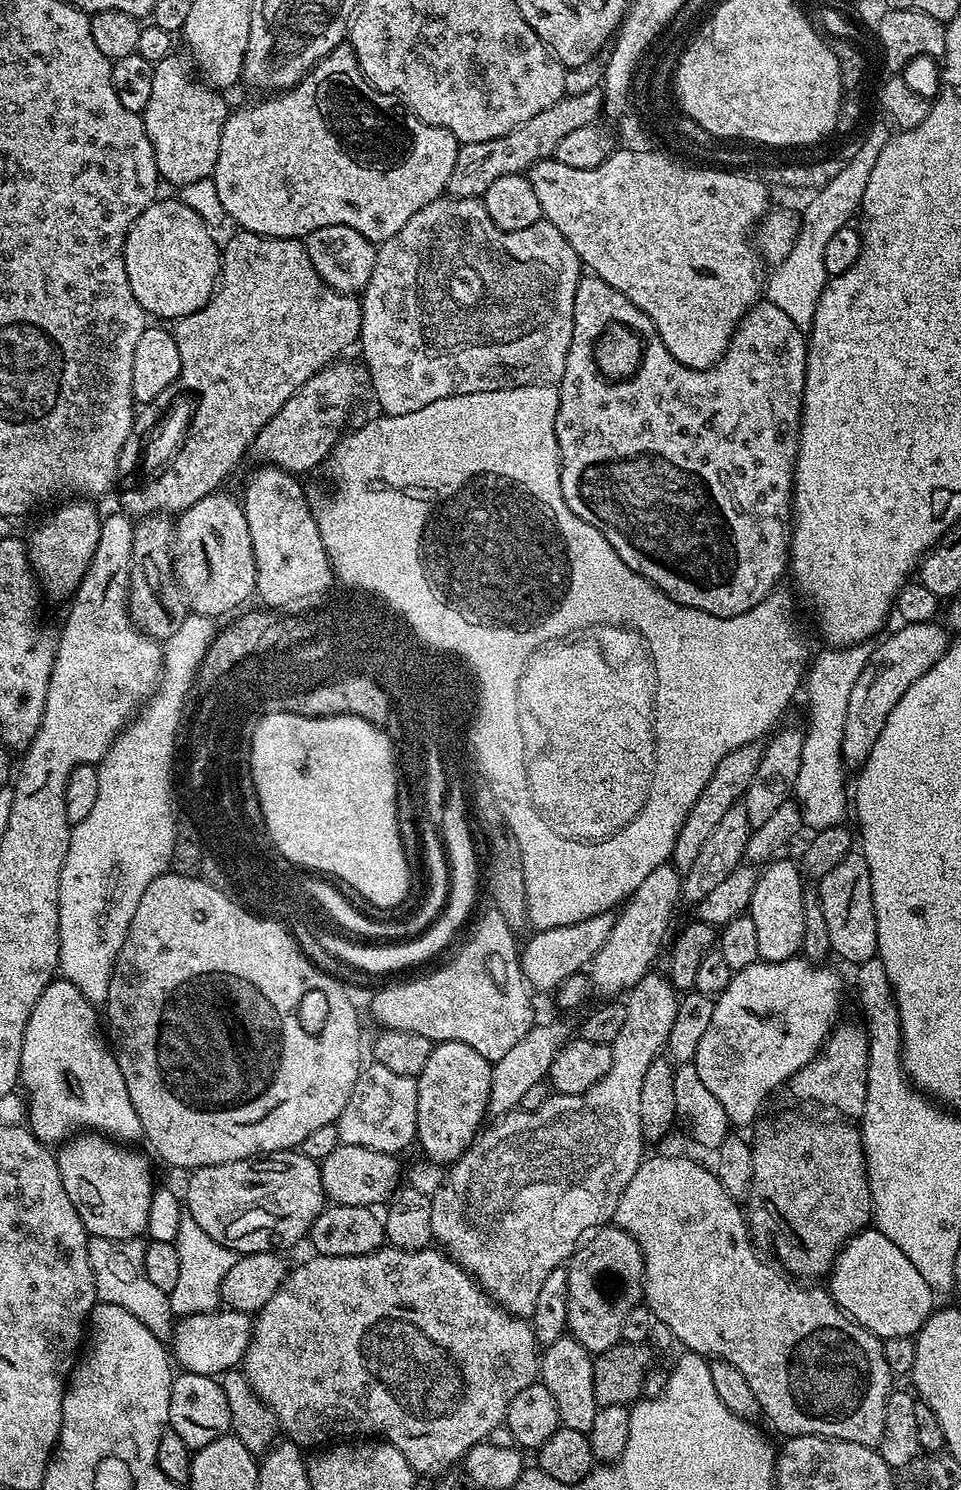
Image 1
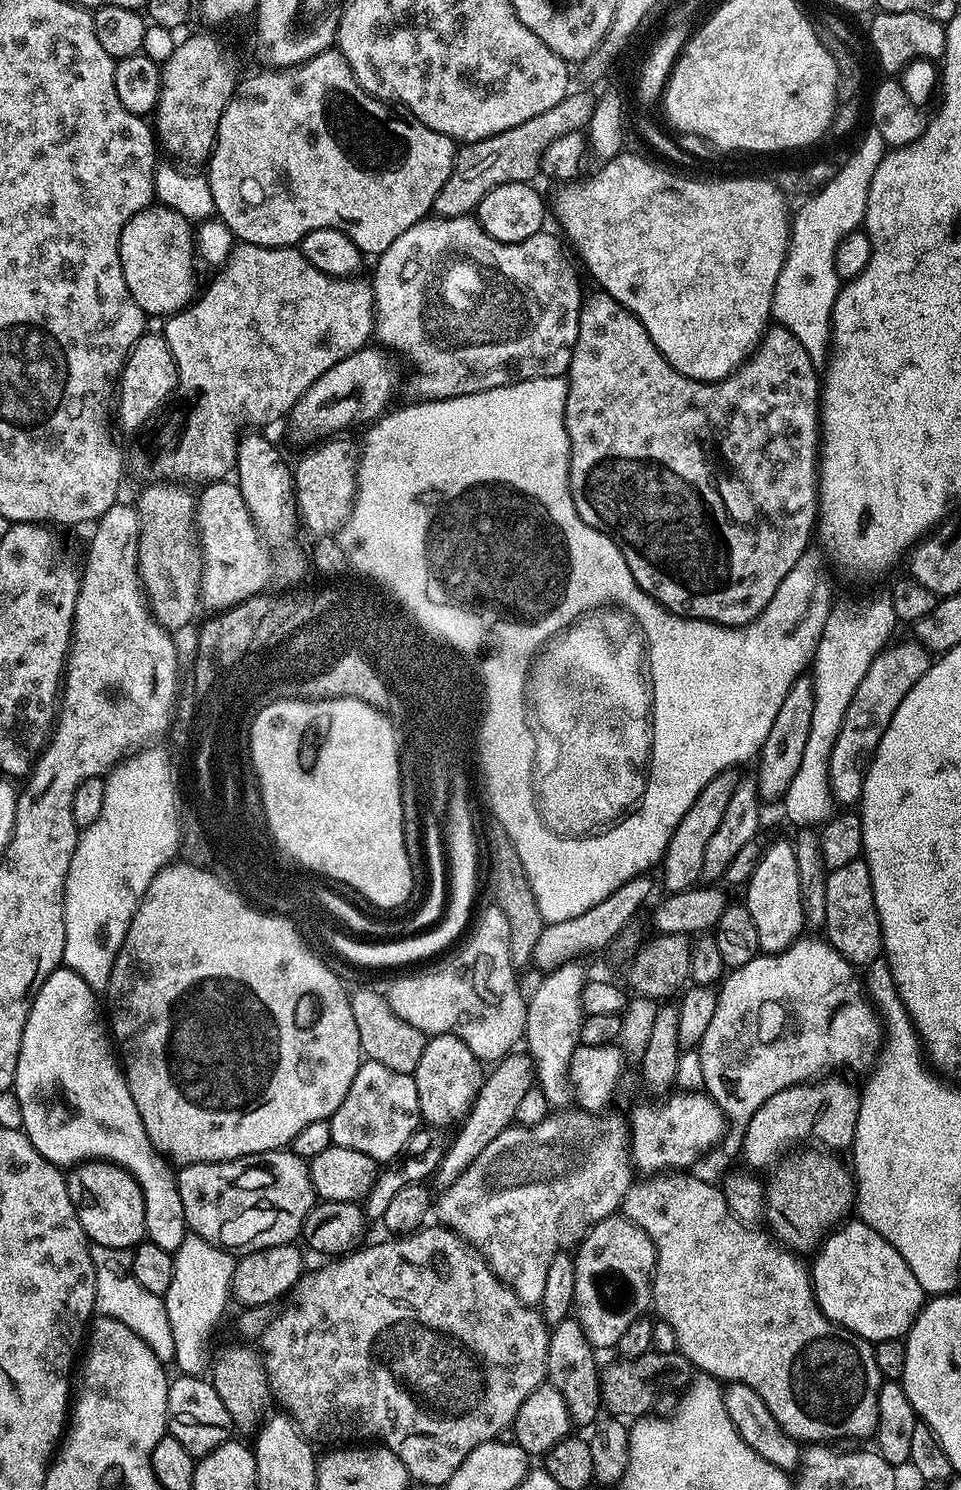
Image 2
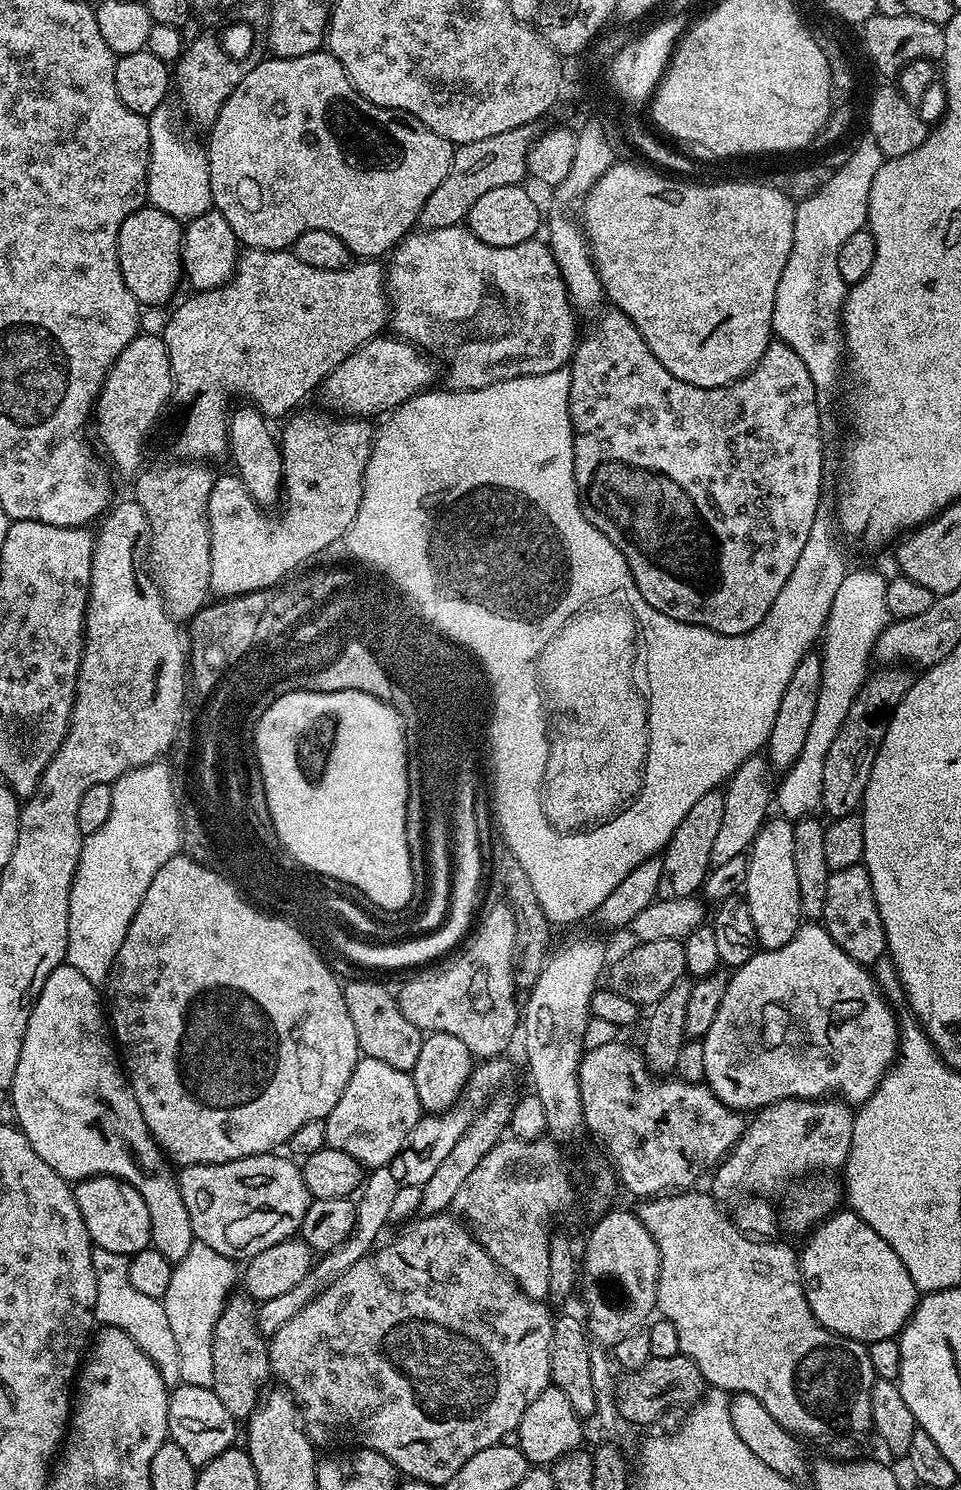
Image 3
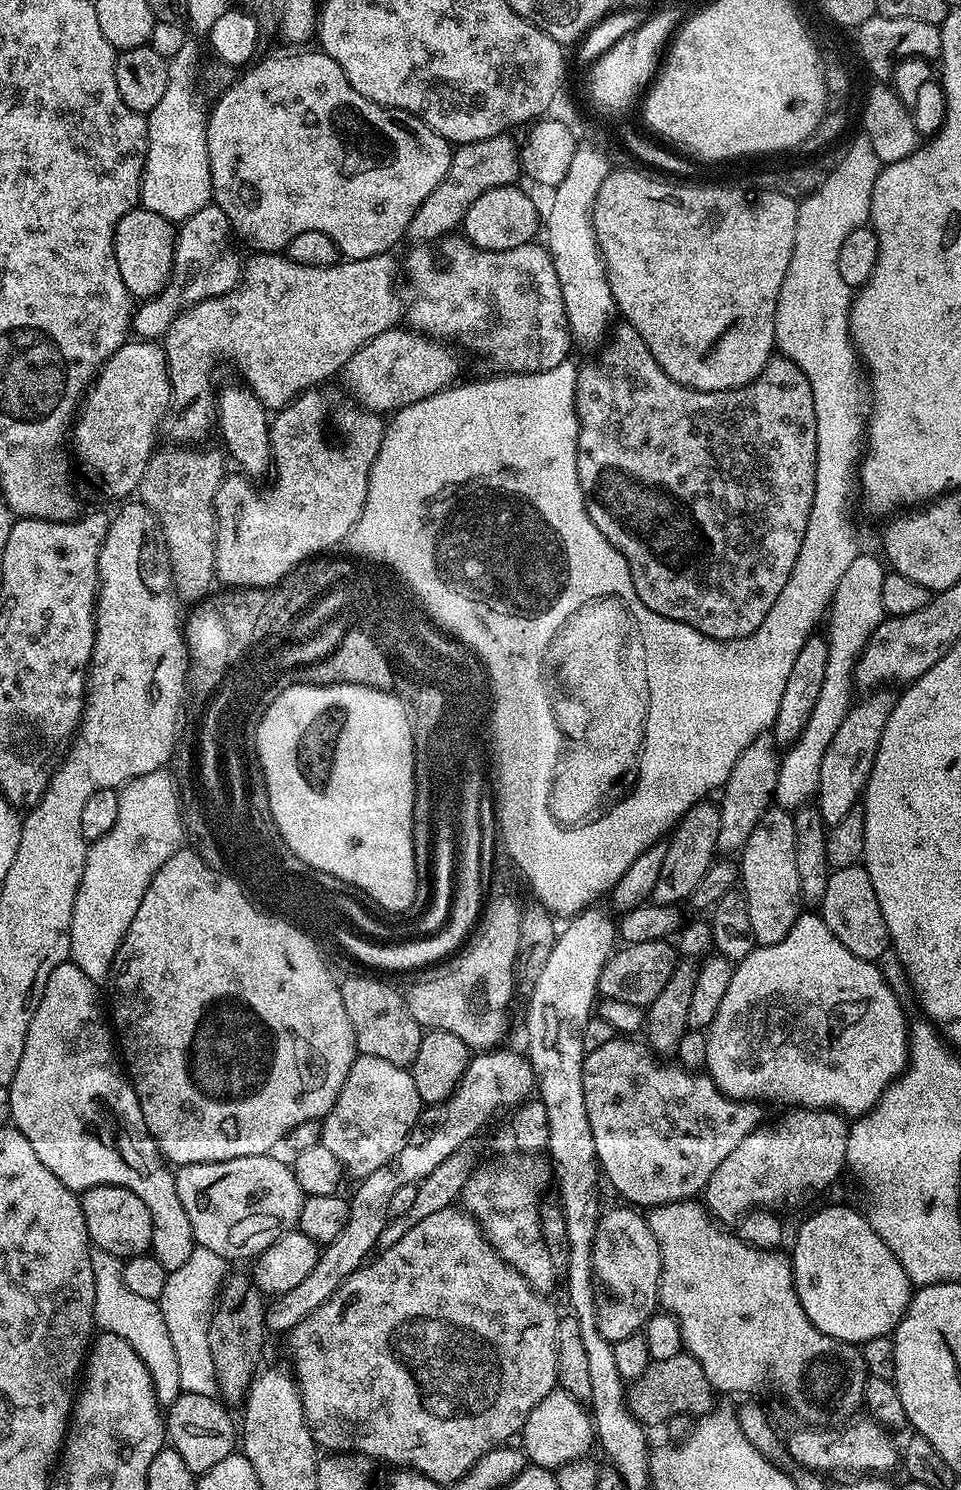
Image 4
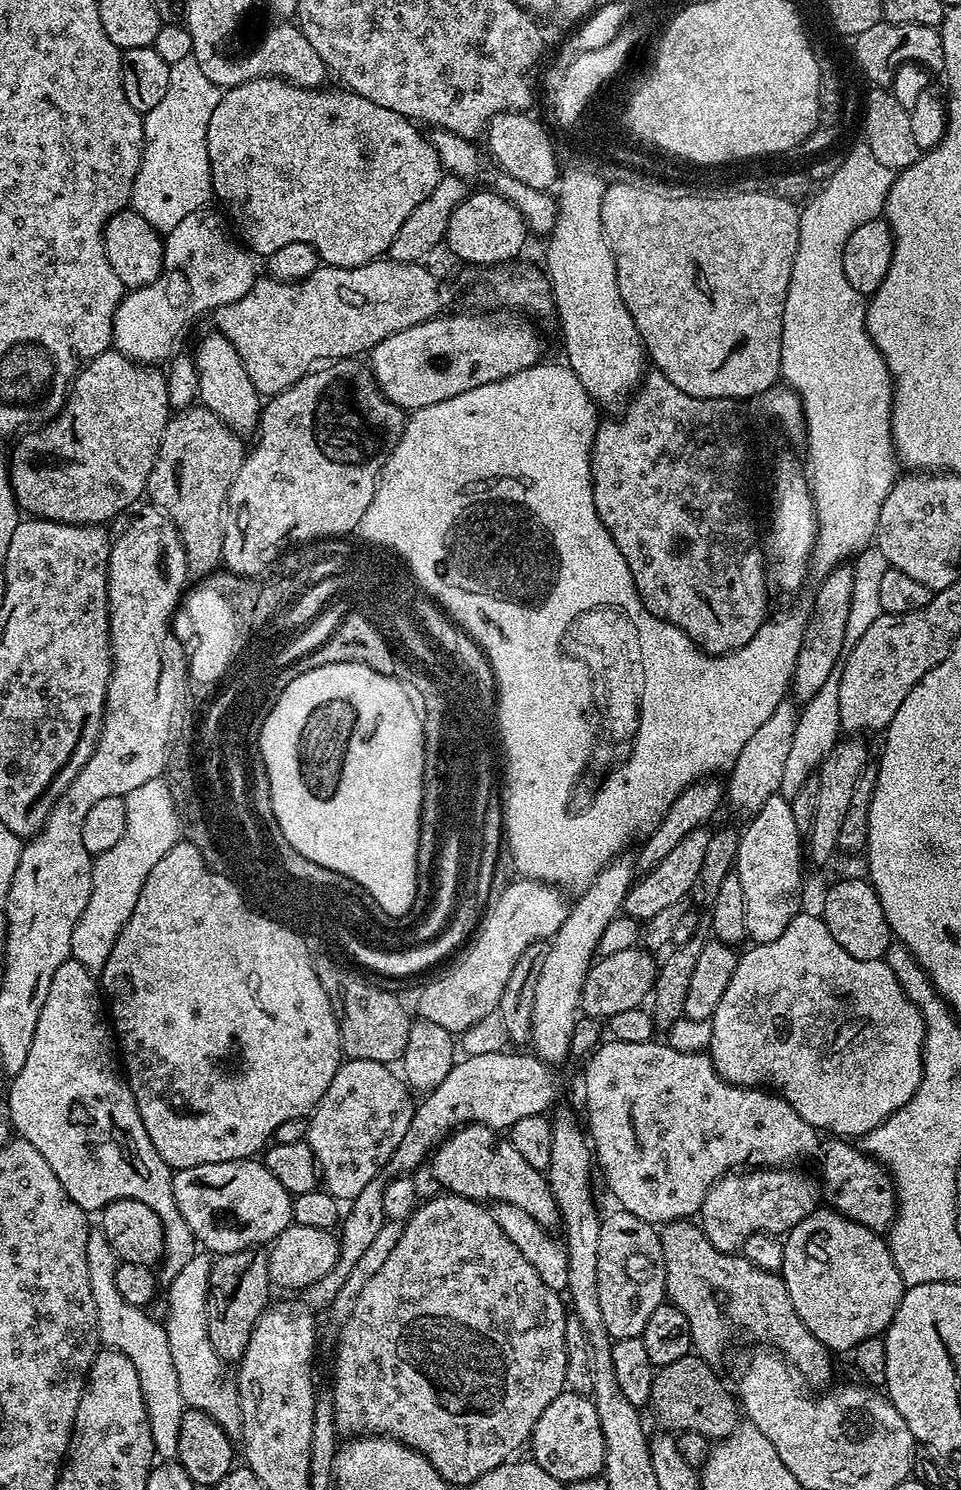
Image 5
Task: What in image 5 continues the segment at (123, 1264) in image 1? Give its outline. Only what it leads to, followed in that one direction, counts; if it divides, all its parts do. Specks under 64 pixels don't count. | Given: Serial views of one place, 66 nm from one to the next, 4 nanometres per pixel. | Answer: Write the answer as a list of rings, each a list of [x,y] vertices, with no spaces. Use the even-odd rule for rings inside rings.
[[[102,1262],[102,1270],[90,1274],[90,1290],[94,1294],[94,1306],[96,1307],[96,1329],[100,1335],[100,1343],[104,1348],[112,1348],[115,1352],[121,1352],[126,1358],[130,1358],[130,1362],[134,1362],[134,1370],[138,1370],[138,1382],[142,1386],[142,1398],[146,1402],[146,1414],[150,1422],[150,1434],[155,1455],[165,1461],[172,1462],[178,1457],[178,1430],[186,1411],[186,1405],[178,1390],[178,1373],[174,1371],[174,1358],[170,1358],[168,1329],[161,1321],[159,1324],[154,1317],[147,1316],[147,1311],[144,1308],[126,1302],[118,1294],[117,1263]]]

